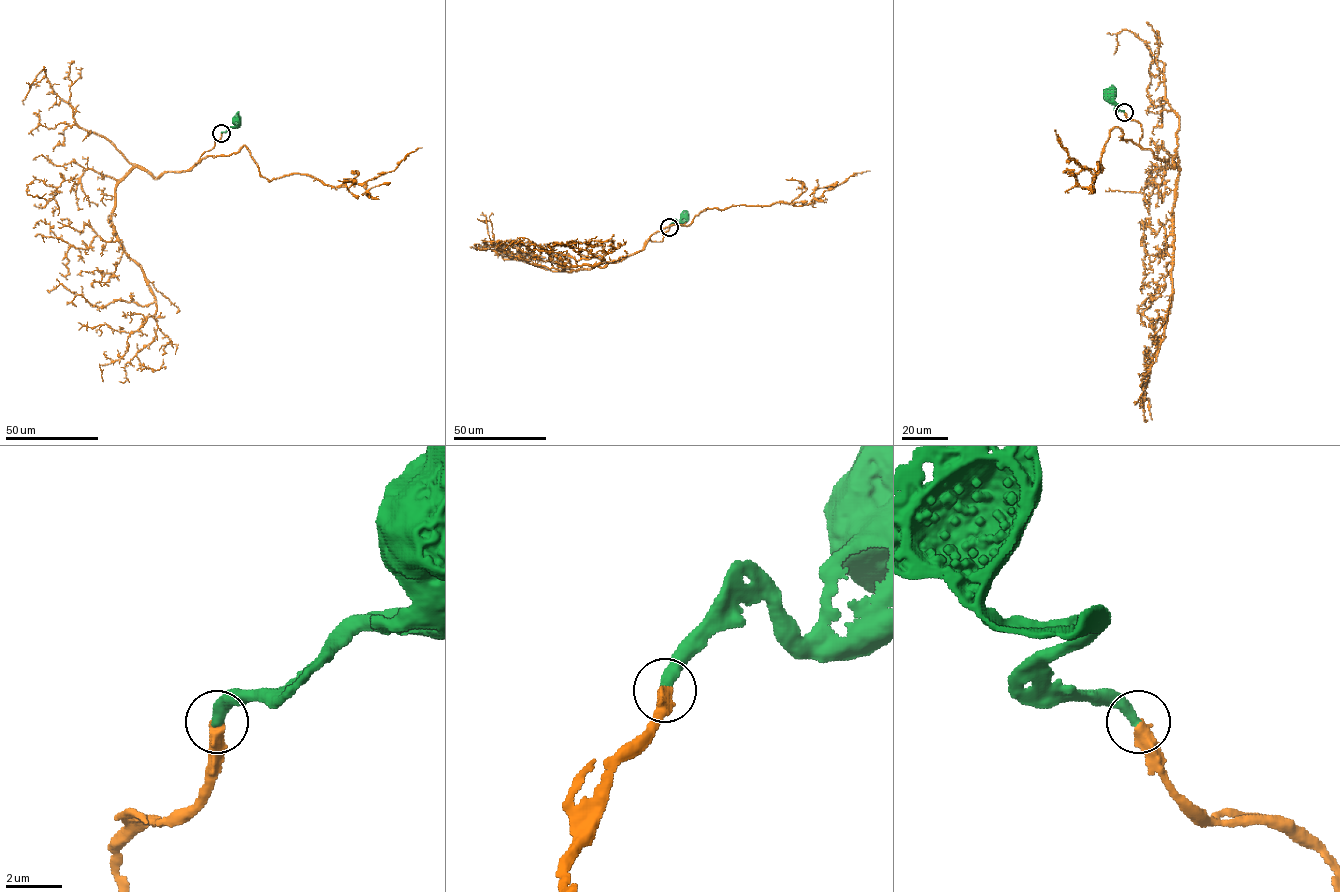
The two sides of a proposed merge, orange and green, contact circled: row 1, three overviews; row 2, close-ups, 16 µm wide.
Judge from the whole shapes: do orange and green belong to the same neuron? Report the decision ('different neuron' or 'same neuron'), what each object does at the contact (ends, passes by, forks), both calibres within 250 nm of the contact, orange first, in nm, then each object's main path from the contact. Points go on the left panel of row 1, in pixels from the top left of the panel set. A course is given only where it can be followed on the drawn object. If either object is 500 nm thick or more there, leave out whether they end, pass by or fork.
same neuron; orange ends there; green ends there; 440 nm thick on the orange side, 400 nm on the other; orange runs (221, 133), (187, 170), (134, 167), (118, 184), (115, 237), (154, 301), (96, 307), (62, 284), (47, 290); green runs (221, 133), (233, 127), (237, 119)

